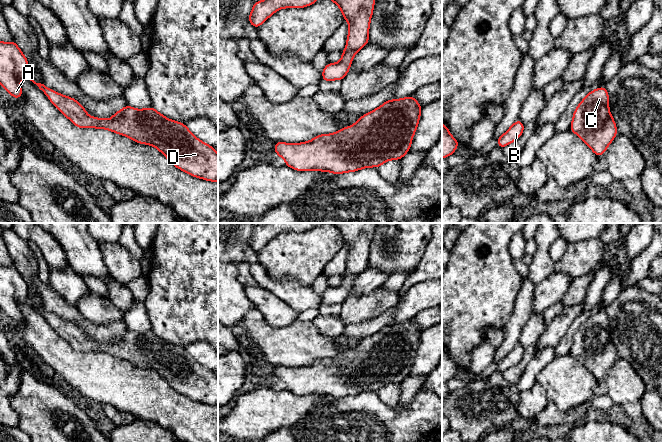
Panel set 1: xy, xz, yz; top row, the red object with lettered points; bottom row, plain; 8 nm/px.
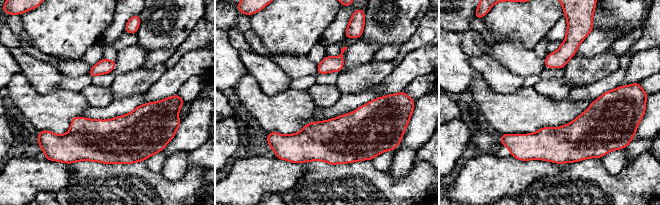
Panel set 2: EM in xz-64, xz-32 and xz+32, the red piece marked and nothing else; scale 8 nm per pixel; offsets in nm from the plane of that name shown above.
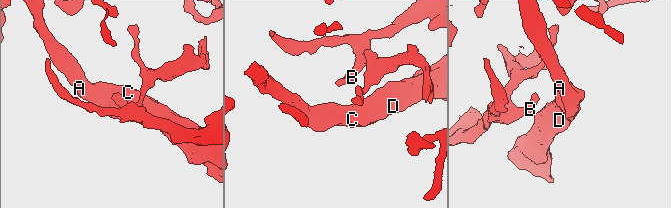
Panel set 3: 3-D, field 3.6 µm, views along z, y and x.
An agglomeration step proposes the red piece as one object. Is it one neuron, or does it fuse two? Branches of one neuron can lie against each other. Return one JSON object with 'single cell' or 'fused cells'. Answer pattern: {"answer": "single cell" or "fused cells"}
{"answer": "single cell"}

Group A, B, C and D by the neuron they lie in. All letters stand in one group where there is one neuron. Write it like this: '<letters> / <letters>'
A B C D

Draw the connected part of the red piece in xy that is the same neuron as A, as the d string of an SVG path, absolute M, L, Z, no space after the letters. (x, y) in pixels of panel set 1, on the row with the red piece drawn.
M15 41L0 42L0 84L15 99L22 97L21 79L36 84L76 127L107 129L137 143L151 145L181 171L218 182L215 148L196 138L184 123L166 118L153 107L137 110L128 105L109 120L91 117L78 100L36 83L28 71L27 58Z

